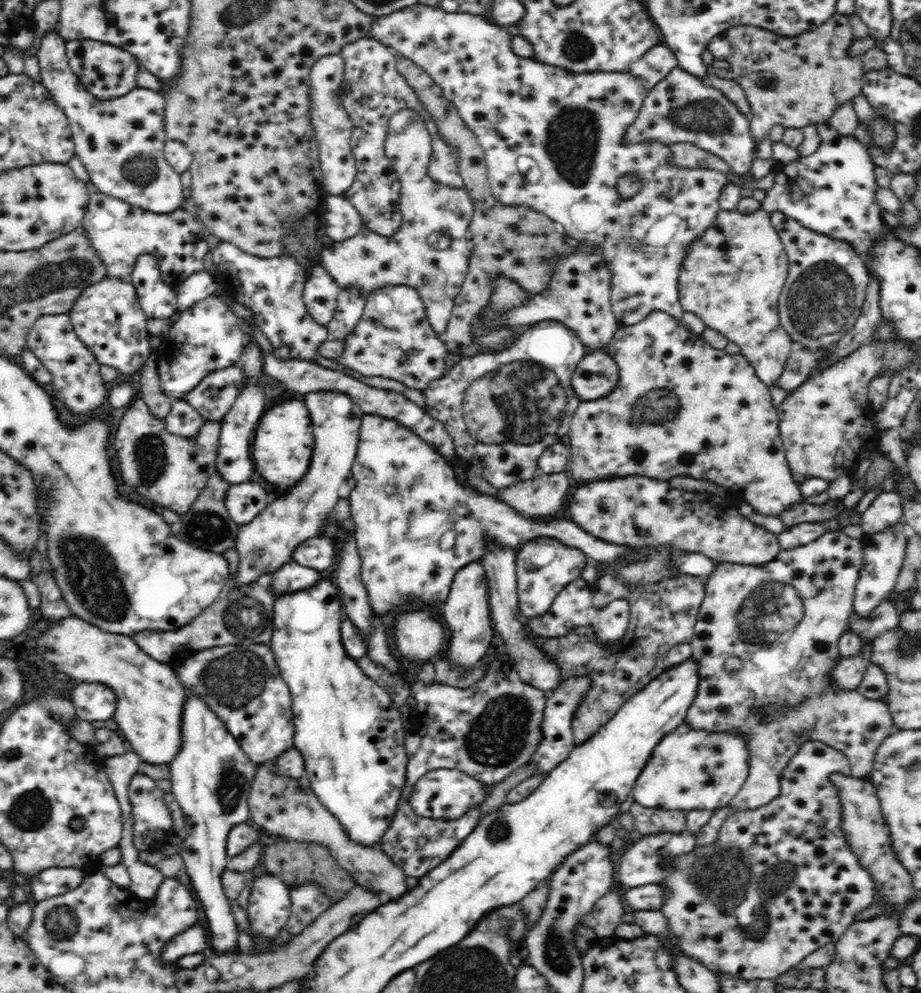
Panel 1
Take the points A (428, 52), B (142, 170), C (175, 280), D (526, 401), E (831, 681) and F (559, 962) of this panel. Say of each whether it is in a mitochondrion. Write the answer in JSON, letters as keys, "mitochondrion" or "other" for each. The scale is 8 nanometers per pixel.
{"A":"other","B":"mitochondrion","C":"other","D":"mitochondrion","E":"other","F":"mitochondrion"}

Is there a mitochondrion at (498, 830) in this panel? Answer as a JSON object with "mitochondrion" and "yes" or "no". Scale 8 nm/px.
{"mitochondrion":"yes"}

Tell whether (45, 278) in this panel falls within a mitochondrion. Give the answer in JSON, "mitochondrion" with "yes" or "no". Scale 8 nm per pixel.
{"mitochondrion":"yes"}

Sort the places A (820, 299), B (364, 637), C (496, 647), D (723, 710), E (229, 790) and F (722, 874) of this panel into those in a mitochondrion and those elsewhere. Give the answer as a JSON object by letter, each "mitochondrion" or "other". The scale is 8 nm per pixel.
{"A":"mitochondrion","B":"other","C":"other","D":"other","E":"mitochondrion","F":"mitochondrion"}

